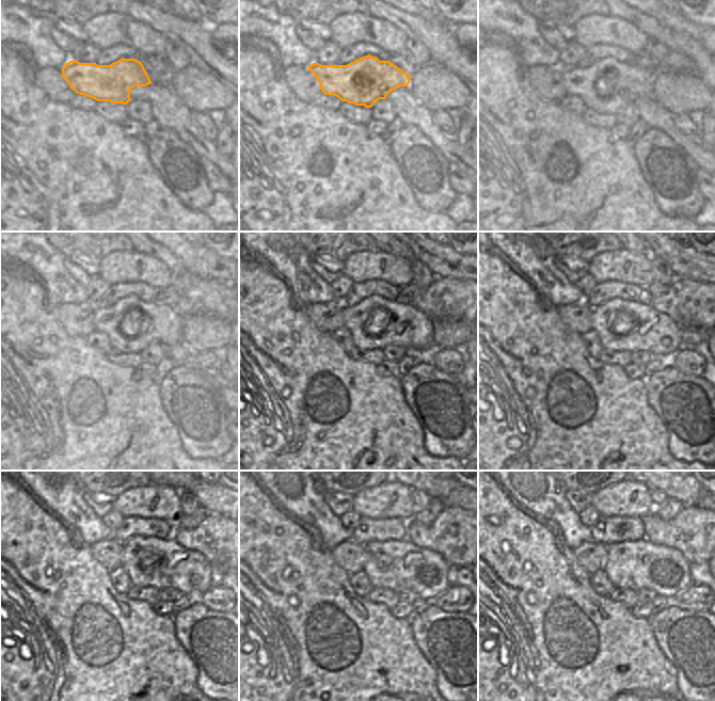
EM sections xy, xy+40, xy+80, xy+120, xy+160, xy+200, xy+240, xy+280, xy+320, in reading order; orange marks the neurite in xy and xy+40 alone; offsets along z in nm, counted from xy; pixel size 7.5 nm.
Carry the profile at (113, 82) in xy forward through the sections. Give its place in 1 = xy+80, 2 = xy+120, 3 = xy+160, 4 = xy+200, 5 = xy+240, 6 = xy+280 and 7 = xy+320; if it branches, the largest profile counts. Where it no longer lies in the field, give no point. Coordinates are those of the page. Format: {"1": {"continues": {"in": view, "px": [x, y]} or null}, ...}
{"1": {"continues": {"in": "xy+80", "px": [607, 85]}}, "2": {"continues": {"in": "xy+120", "px": [123, 322]}}, "3": {"continues": {"in": "xy+160", "px": [409, 328]}}, "4": {"continues": {"in": "xy+200", "px": [654, 332]}}, "5": {"continues": {"in": "xy+240", "px": [187, 572]}}, "6": {"continues": {"in": "xy+280", "px": [398, 566]}}, "7": {"continues": {"in": "xy+320", "px": [638, 566]}}}

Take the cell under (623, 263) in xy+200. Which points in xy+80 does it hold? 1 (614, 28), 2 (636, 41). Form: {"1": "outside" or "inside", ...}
{"1": "inside", "2": "inside"}

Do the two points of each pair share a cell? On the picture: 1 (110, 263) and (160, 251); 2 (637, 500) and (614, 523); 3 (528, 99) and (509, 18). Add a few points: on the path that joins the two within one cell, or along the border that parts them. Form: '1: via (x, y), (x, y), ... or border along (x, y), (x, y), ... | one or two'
1: border along (133, 249), (160, 259), (168, 268) | two
2: border along (600, 514), (641, 518) | two
3: border along (492, 30), (508, 35), (526, 64) | two

